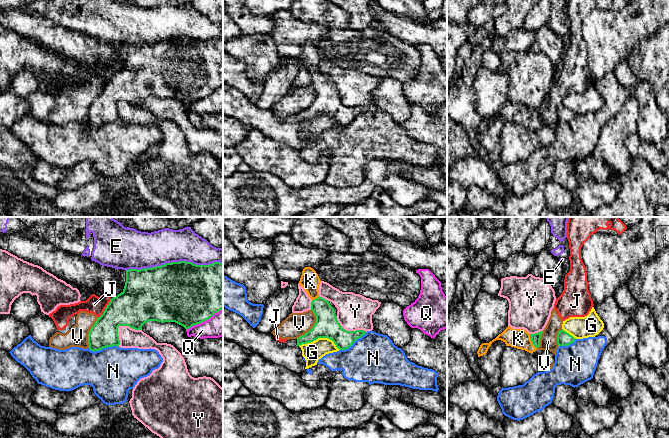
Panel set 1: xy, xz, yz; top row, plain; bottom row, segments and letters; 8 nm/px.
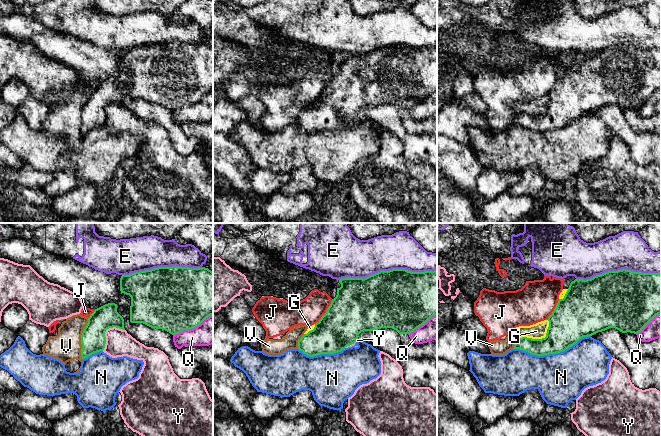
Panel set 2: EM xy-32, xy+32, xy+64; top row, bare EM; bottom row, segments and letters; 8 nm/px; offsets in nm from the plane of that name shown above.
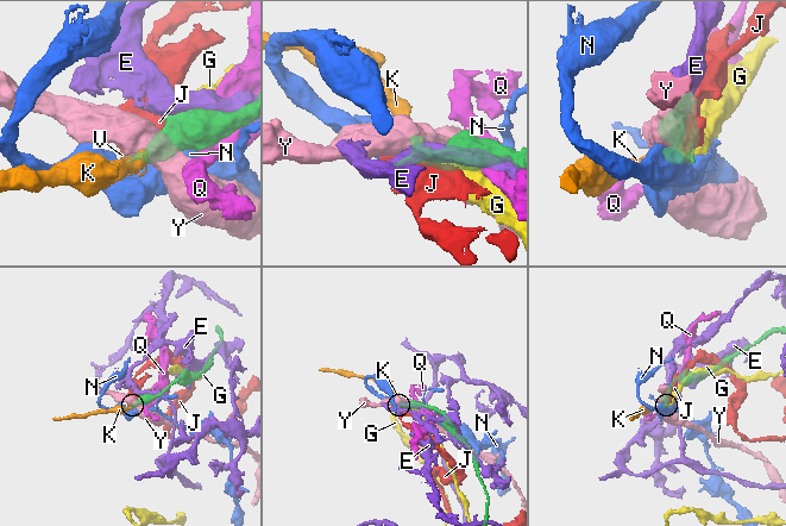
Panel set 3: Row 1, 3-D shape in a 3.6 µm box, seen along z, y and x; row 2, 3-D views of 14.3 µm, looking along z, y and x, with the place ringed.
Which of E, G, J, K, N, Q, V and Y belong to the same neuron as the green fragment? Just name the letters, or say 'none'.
K

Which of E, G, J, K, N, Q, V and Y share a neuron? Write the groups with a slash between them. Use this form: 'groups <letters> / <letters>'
groups E / G / J V / K / N / Q / Y

